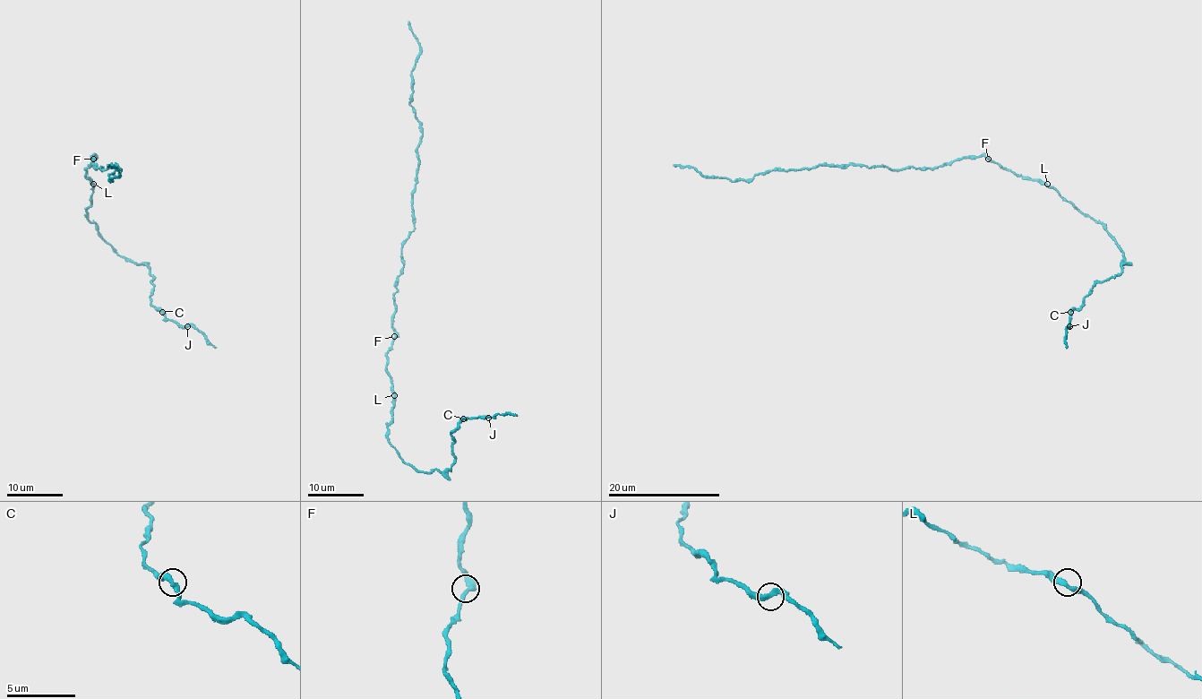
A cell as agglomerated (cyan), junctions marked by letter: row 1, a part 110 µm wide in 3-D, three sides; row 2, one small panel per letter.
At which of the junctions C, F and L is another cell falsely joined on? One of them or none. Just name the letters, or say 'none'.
none

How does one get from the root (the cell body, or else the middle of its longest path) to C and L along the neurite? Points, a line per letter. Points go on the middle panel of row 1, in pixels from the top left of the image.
C: (391, 344), (386, 369), (394, 408), (387, 438), (399, 455), (421, 472), (450, 469), (450, 434), (463, 418)
L: (391, 344), (387, 353), (386, 369), (394, 395)

